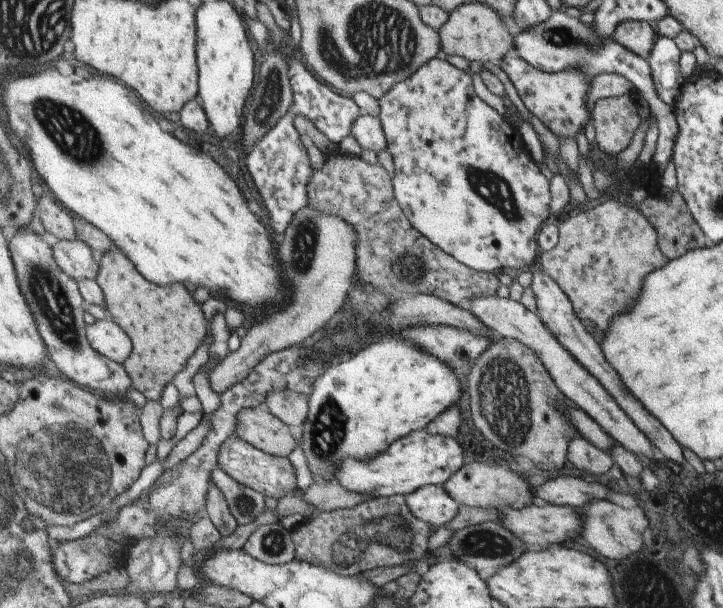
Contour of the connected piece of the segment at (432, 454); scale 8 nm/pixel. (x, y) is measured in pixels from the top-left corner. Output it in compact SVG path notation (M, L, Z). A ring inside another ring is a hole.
M459 405L451 406L442 415L433 419L426 429L409 434L397 442L393 442L387 452L381 452L369 460L347 458L335 472L336 482L347 490L355 490L359 494L373 494L377 497L408 495L424 486L441 486L449 482L463 466L463 446L457 442L457 434L461 428ZM453 436L453 438L449 438Z

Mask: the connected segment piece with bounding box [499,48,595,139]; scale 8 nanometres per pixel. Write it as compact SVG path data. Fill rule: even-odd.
M516 48L502 58L499 66L508 75L524 106L557 138L575 139L577 133L584 132L589 120L589 106L585 106L585 100L591 86L589 83L595 76L589 76L585 70L577 70L575 66L563 72L541 72L527 64Z

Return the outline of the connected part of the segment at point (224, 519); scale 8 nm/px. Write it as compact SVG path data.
M210 481L210 489L206 497L205 515L219 529L222 538L231 536L240 525L229 508L227 497L213 481Z

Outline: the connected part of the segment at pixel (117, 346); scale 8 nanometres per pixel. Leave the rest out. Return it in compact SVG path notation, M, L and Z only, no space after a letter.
M112 318L87 325L87 336L97 352L119 364L125 364L133 354L133 340Z

